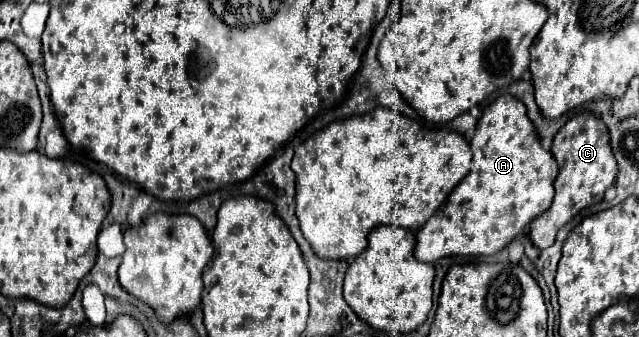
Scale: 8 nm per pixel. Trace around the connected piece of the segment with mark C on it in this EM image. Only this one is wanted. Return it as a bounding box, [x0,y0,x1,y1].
[530,111,618,249]

